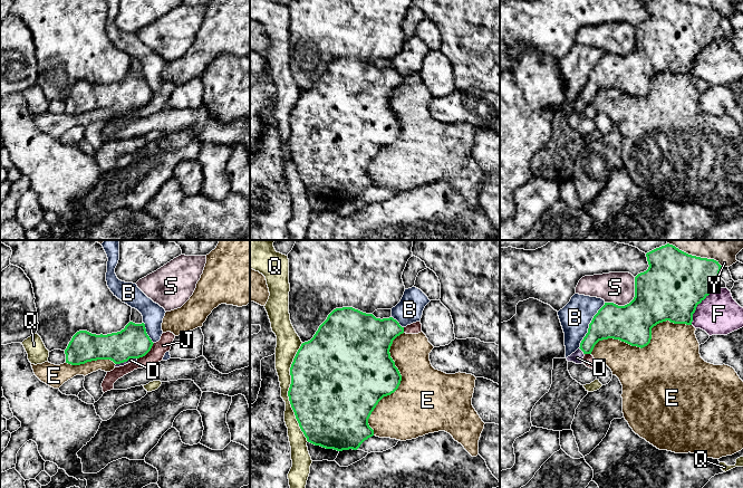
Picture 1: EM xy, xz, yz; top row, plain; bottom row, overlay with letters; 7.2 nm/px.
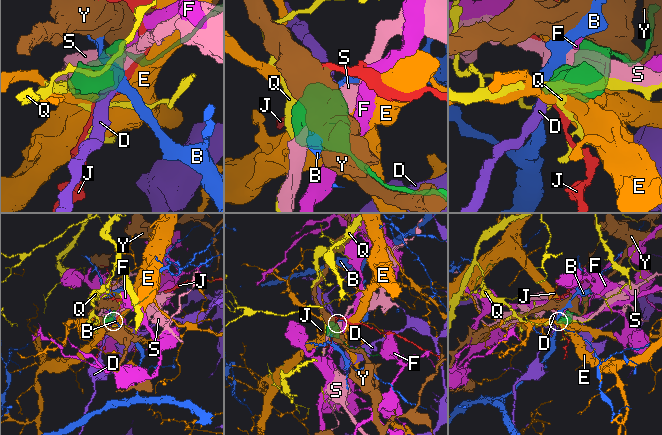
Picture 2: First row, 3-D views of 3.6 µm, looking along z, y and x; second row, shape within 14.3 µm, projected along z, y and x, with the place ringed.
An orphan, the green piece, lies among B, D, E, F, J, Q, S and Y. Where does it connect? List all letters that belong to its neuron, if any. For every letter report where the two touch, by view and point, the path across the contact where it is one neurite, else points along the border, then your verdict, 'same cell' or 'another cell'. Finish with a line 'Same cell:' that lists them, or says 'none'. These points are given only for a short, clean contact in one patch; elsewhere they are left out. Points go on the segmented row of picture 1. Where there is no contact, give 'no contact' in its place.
B: meets green in yz at (589, 325); border along yz (605, 303), (594, 316), (588, 332), (578, 347); another cell
D: meets green in yz at (581, 350); runs through yz (605, 324), (581, 350), (577, 357); same cell
E: meets green in yz at (644, 346); another cell
F: meets green in yz at (696, 306); another cell
J: meets green in xy at (146, 353); border along xy (154, 343), (144, 355), (137, 359); another cell
Q: meets green in xz at (288, 392); another cell
S: meets green in yz at (630, 302); another cell
Y: meets green in yz at (695, 256); another cell
Same cell: D

